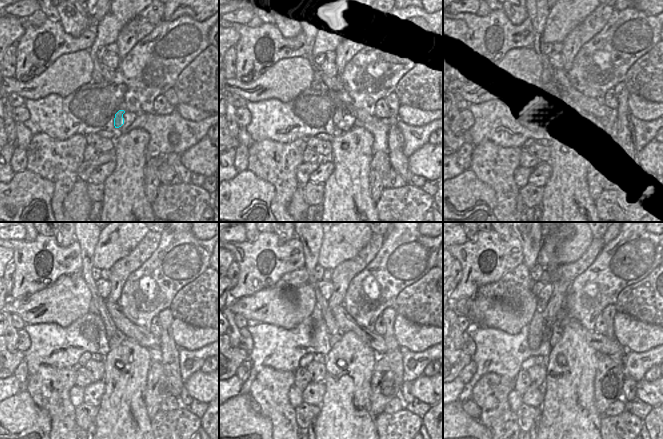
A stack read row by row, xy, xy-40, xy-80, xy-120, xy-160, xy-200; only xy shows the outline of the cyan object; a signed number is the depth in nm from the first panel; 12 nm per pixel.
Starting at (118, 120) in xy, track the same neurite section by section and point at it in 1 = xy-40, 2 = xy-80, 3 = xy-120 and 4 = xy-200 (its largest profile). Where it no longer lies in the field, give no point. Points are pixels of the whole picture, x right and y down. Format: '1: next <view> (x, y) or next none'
1: next xy-40 (339, 112)
2: next xy-80 (538, 18)
3: next xy-120 (88, 242)
4: next xy-200 (531, 242)

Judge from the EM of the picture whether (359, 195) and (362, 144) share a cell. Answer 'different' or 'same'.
same

